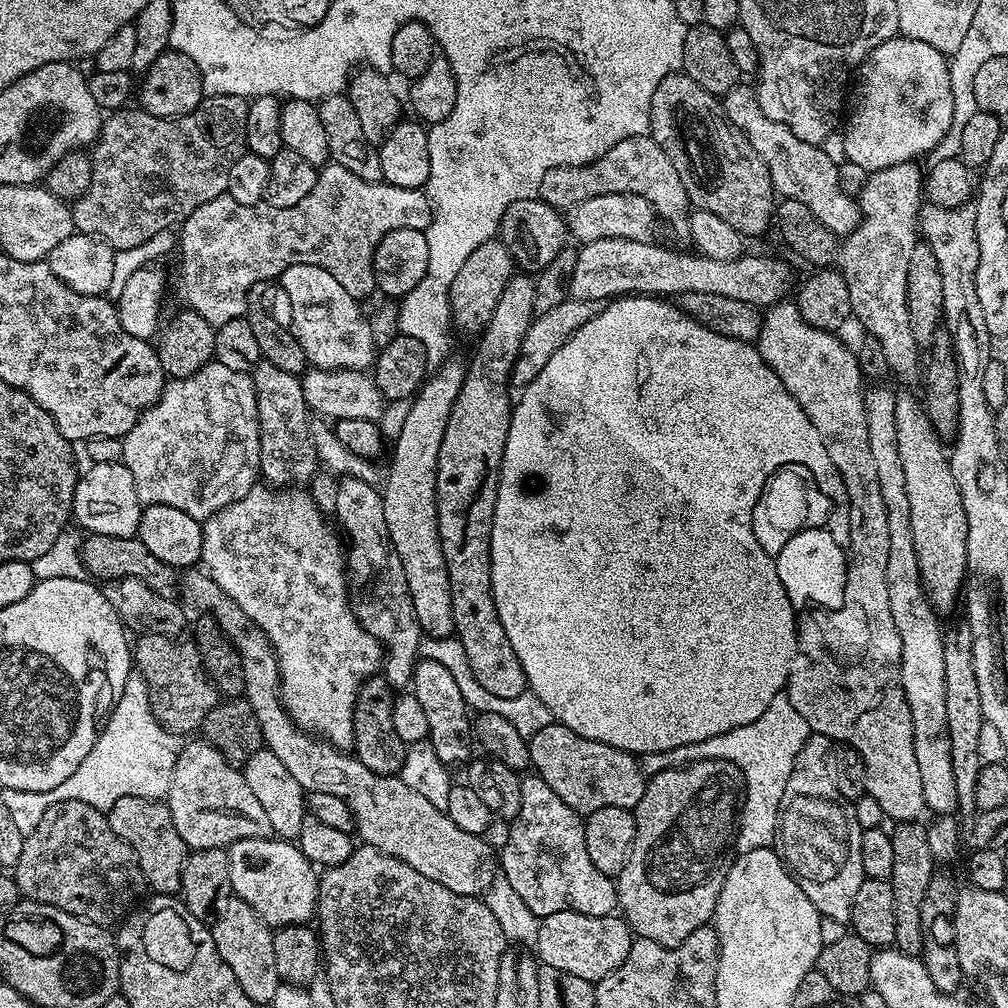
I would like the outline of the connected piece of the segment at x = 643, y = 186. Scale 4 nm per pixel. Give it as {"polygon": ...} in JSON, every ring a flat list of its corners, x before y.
{"polygon":[[651,135,626,138,618,142,618,146,606,150,602,158,589,164,549,168,546,178,542,178,540,183,539,199,545,200,552,208,567,210,586,198,611,192,644,196,663,223,665,220,672,228,687,229,690,201,686,186,682,186,682,178,678,178,674,162,666,158,662,146,658,146,658,142]]}

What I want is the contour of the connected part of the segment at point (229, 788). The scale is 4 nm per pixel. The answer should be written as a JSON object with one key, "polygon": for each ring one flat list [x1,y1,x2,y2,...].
{"polygon":[[191,740,181,747,166,797,174,830,178,830,182,842,190,850,227,849,240,839,267,837,272,832,270,818,266,818,266,810,262,810,250,786,246,786,243,771,207,740]]}

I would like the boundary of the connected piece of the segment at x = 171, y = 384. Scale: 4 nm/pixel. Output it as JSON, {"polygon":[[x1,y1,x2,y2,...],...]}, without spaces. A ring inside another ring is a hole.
{"polygon":[[213,362,202,366,202,370,198,370,192,376,178,378,177,380,169,379,165,383,162,394,156,399,156,403,149,406,140,415,136,425,122,439,124,442,122,446,122,454,124,455,122,463,130,470,130,474,134,474,134,486,138,490,141,505,175,506,177,510,186,510,186,514,190,514,190,518,201,522,209,520,218,510,230,506,238,498,242,498,248,493,260,476,260,427,258,426,256,391,252,385,252,377,249,373,230,370,230,366,222,366]]}

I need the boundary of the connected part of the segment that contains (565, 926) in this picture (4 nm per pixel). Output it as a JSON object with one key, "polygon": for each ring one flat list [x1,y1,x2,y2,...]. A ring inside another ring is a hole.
{"polygon":[[559,912,541,919,534,948,541,965,554,966,554,970,566,970,566,974,599,982,606,978,606,974,618,970,622,962,626,962,626,954,630,954,633,939,634,933,629,928,628,921,619,915,591,916,577,912]]}

